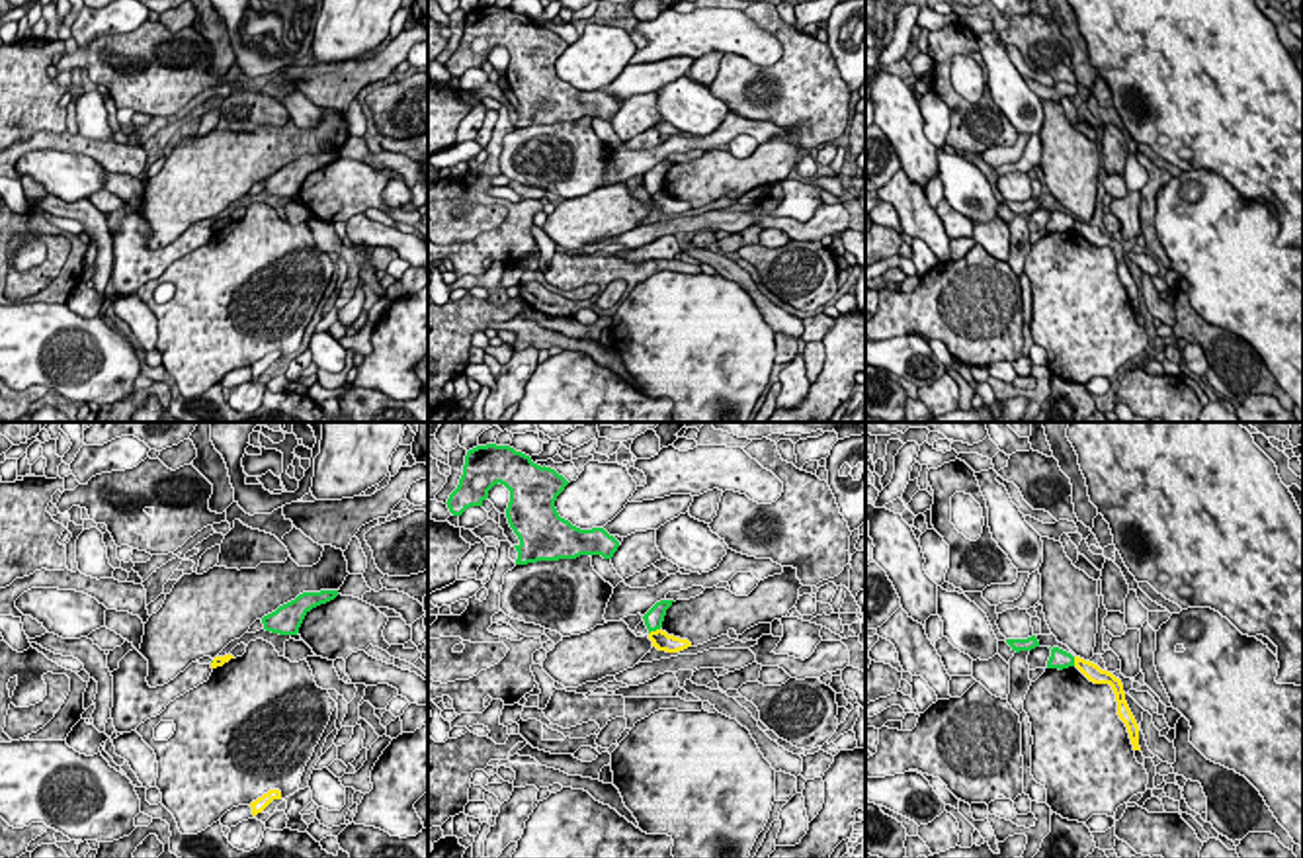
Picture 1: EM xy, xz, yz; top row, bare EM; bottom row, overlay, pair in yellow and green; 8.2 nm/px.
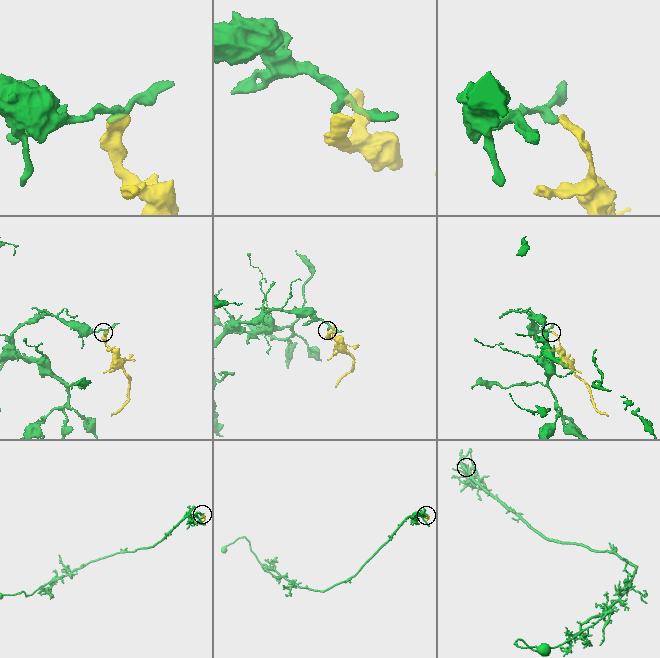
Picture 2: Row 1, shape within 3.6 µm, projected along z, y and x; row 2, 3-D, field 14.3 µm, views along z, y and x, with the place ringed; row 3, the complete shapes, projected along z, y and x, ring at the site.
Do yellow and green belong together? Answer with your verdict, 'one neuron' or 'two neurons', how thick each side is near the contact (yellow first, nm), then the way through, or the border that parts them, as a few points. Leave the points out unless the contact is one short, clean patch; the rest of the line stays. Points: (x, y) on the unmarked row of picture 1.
two neurons | 160/160 nm | along xz (659, 190), (649, 196)

